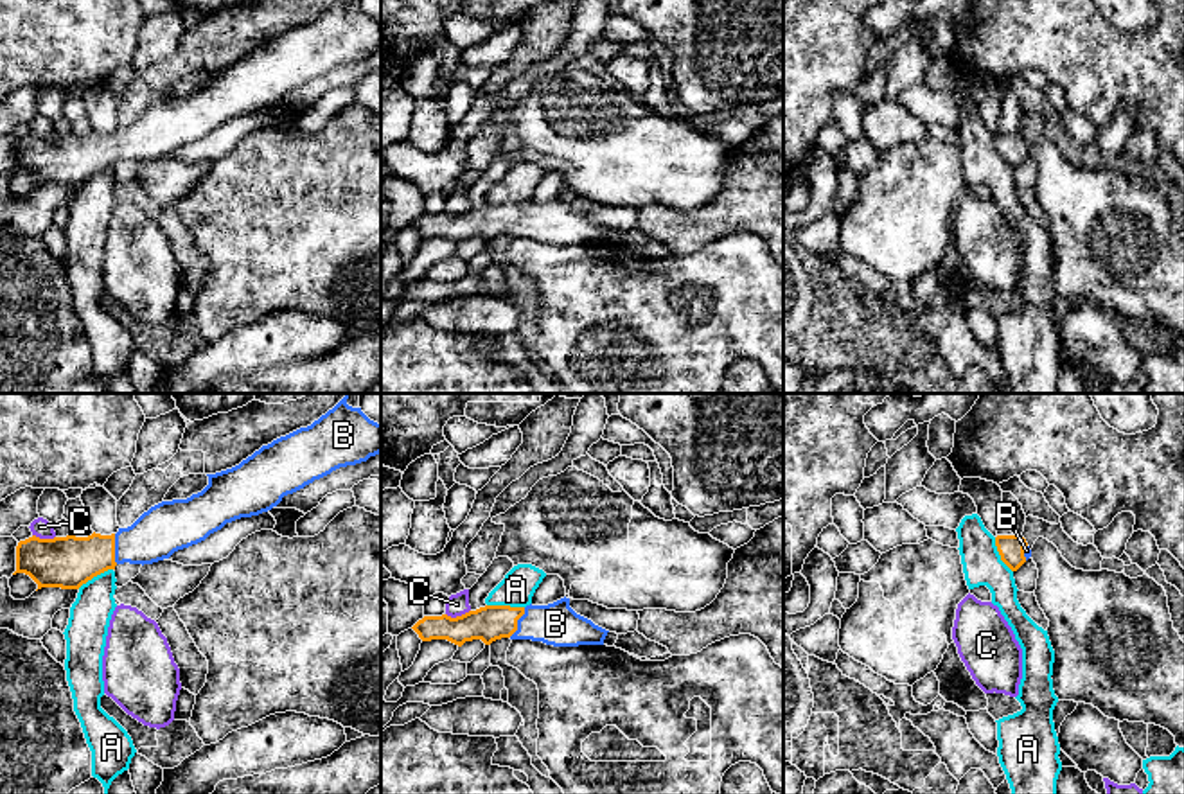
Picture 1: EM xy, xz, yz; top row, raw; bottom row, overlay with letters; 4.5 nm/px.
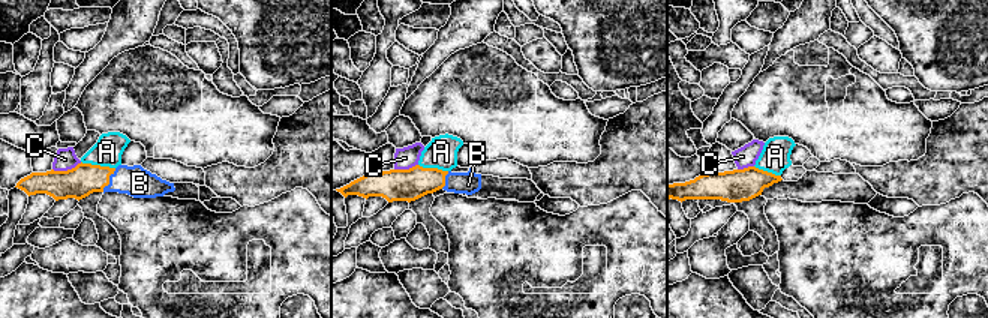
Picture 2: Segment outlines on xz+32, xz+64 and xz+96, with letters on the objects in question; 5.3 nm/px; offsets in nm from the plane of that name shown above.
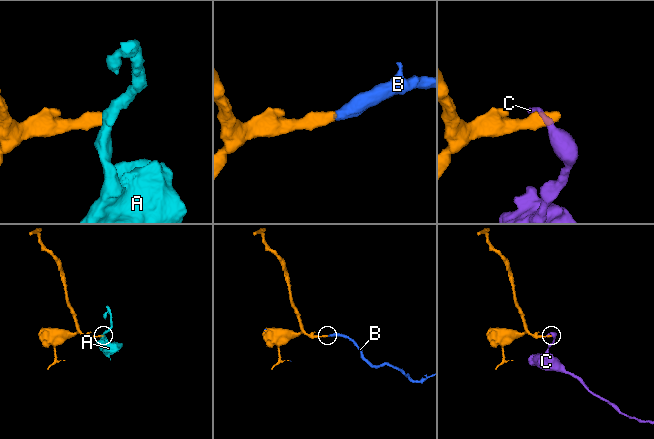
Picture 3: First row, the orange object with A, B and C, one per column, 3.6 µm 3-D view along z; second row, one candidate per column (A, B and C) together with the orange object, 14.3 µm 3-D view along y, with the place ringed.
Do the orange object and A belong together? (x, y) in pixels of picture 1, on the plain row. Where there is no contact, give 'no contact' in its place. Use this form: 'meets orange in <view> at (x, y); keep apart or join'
meets orange in xz at (505, 203); keep apart

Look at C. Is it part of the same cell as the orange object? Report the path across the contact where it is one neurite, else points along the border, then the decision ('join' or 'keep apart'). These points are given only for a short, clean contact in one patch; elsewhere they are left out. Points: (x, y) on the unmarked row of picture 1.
border along xz (469, 207), (455, 214), (446, 212); keep apart

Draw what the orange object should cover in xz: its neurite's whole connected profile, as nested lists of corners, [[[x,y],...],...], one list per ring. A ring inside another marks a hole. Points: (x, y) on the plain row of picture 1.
[[[566,194],[548,203],[485,203],[456,216],[424,214],[411,226],[422,239],[447,237],[458,244],[473,237],[490,243],[501,235],[553,244],[604,243],[609,230],[577,212]]]

